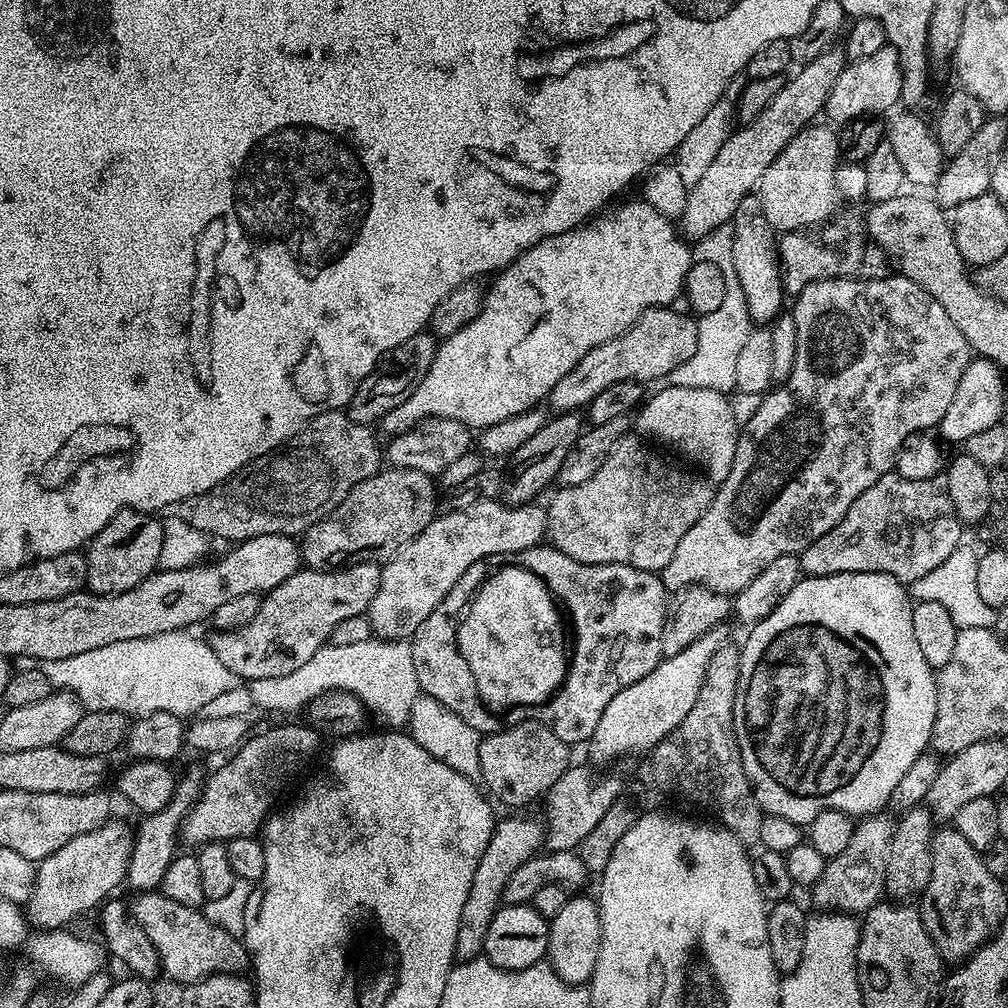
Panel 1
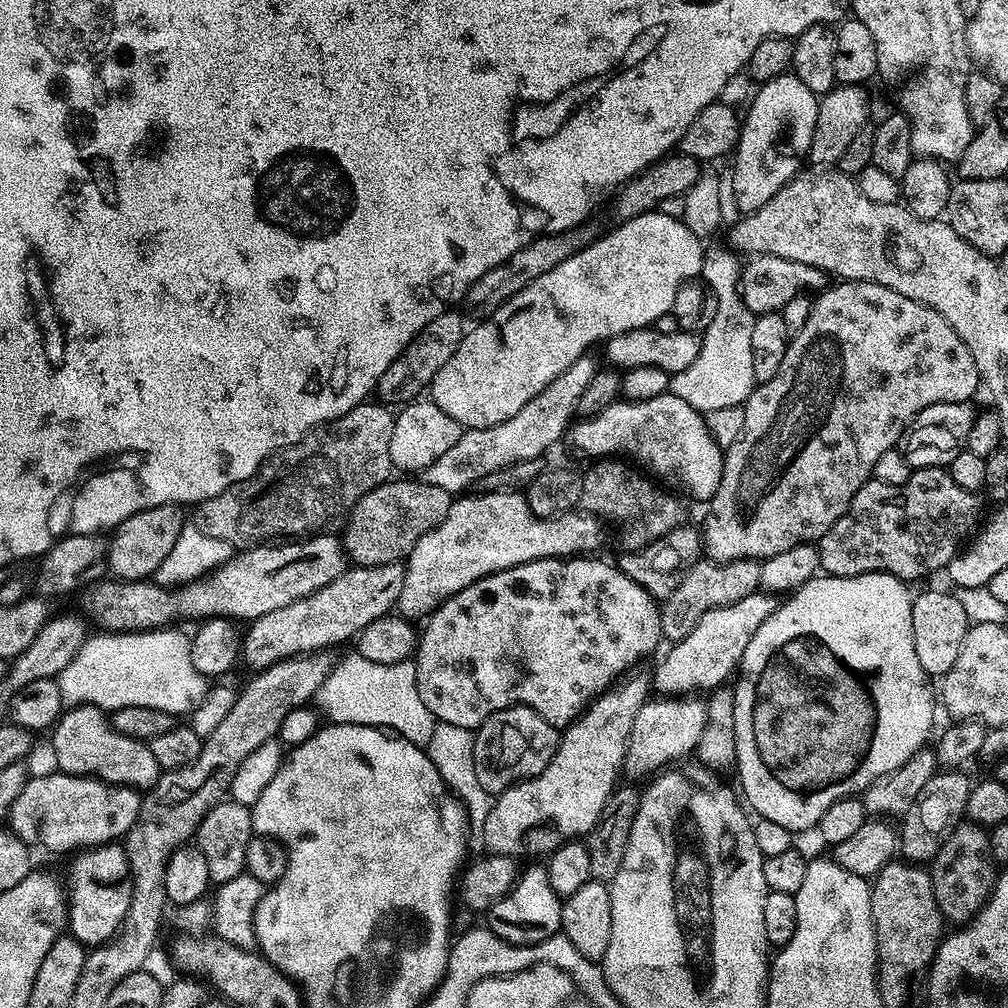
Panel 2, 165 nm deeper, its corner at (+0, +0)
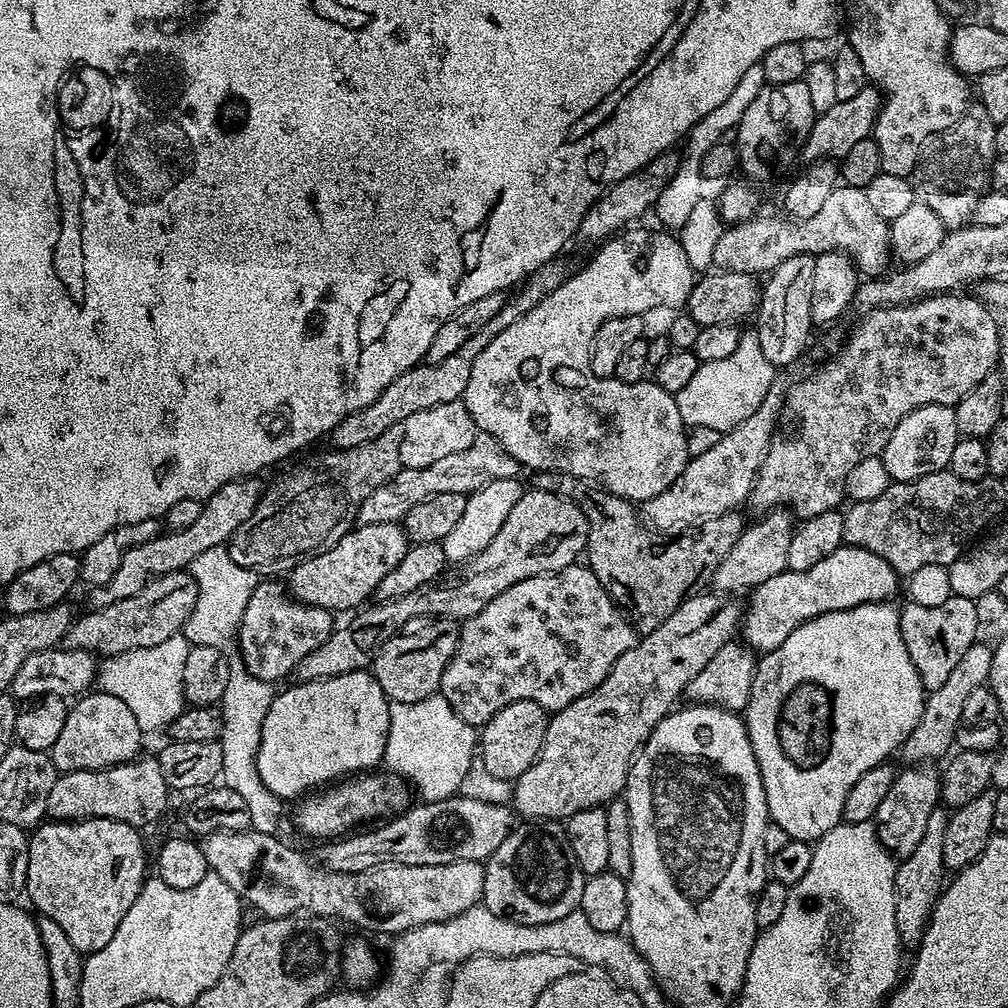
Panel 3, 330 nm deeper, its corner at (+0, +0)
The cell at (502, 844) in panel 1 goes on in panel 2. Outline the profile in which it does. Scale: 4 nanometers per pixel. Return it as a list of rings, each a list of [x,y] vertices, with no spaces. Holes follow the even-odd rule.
[[[635,672],[613,683],[610,690],[601,692],[571,724],[563,729],[554,758],[550,758],[542,774],[532,776],[529,780],[521,780],[518,784],[512,784],[495,797],[493,809],[490,810],[482,833],[483,843],[488,843],[489,853],[513,858],[536,856],[539,852],[548,854],[566,840],[573,837],[587,837],[593,826],[600,821],[606,802],[618,787],[616,779],[625,771],[628,736],[631,734],[631,727],[634,726],[635,715],[650,696],[649,673],[647,676],[644,672]]]

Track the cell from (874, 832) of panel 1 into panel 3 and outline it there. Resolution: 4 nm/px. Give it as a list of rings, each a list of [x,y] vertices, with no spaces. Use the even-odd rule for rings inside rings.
[[[983,642],[972,644],[970,650],[966,650],[966,654],[962,654],[958,666],[954,666],[946,683],[938,686],[938,690],[927,693],[922,718],[918,718],[918,726],[914,726],[914,730],[910,730],[910,734],[898,749],[899,755],[904,755],[903,763],[905,765],[924,766],[929,762],[936,762],[932,760],[938,759],[939,756],[947,757],[953,751],[954,745],[957,743],[956,732],[962,726],[962,709],[969,695],[974,690],[988,684],[993,649],[991,643],[989,645],[983,644]]]

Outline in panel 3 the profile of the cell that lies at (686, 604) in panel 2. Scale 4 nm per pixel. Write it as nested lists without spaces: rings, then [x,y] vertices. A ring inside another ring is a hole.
[[[773,510],[759,517],[757,524],[749,523],[738,542],[718,566],[710,581],[720,594],[736,594],[756,588],[766,578],[782,574],[788,567],[790,540],[794,531],[794,516],[788,510]]]

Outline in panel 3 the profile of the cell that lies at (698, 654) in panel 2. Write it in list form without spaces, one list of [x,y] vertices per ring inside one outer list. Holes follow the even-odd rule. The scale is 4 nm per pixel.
[[[842,546],[834,550],[830,558],[822,558],[818,566],[810,566],[810,570],[785,570],[774,578],[766,578],[766,582],[751,589],[747,597],[746,615],[742,620],[743,643],[761,653],[773,652],[782,646],[782,642],[786,642],[786,638],[790,638],[790,634],[794,634],[798,626],[822,614],[850,610],[859,604],[891,601],[899,584],[901,587],[901,577],[886,558],[865,548]]]

